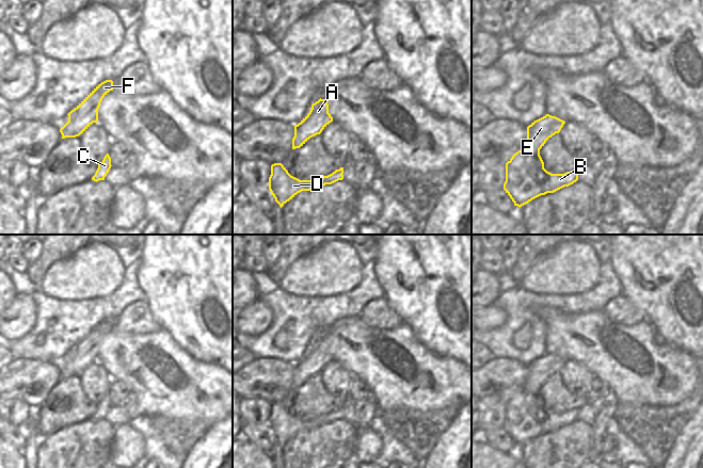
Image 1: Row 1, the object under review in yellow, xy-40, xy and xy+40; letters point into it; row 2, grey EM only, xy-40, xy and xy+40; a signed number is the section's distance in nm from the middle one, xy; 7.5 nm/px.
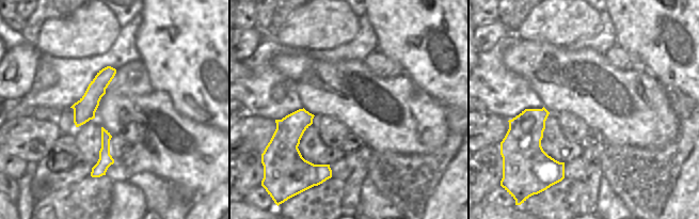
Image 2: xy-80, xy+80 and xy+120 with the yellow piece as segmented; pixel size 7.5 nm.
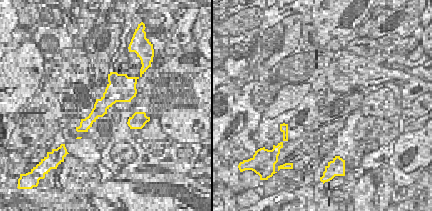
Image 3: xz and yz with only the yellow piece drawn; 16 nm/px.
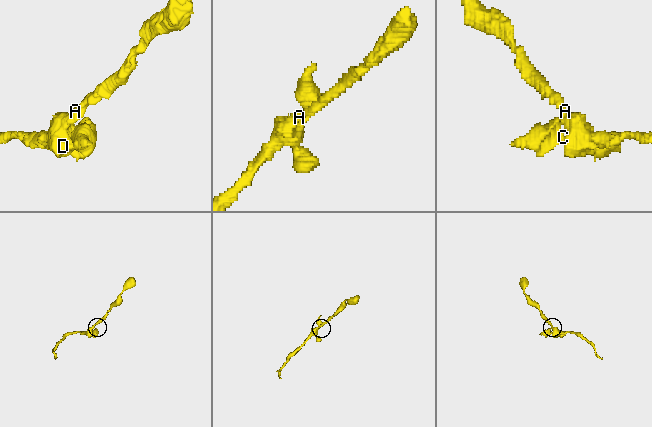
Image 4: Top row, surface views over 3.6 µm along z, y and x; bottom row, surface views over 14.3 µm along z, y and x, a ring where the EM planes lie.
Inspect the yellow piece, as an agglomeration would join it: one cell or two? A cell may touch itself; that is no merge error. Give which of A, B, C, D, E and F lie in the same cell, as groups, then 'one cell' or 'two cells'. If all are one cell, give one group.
groups A B D E F / C; two cells

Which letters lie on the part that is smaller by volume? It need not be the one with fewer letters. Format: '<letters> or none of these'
C

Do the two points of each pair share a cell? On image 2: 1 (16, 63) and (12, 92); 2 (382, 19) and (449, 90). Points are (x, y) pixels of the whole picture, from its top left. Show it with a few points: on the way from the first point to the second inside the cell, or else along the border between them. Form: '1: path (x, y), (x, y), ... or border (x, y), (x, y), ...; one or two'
1: path (16, 71), (11, 79), (12, 84); one
2: path (399, 36), (434, 73); one

